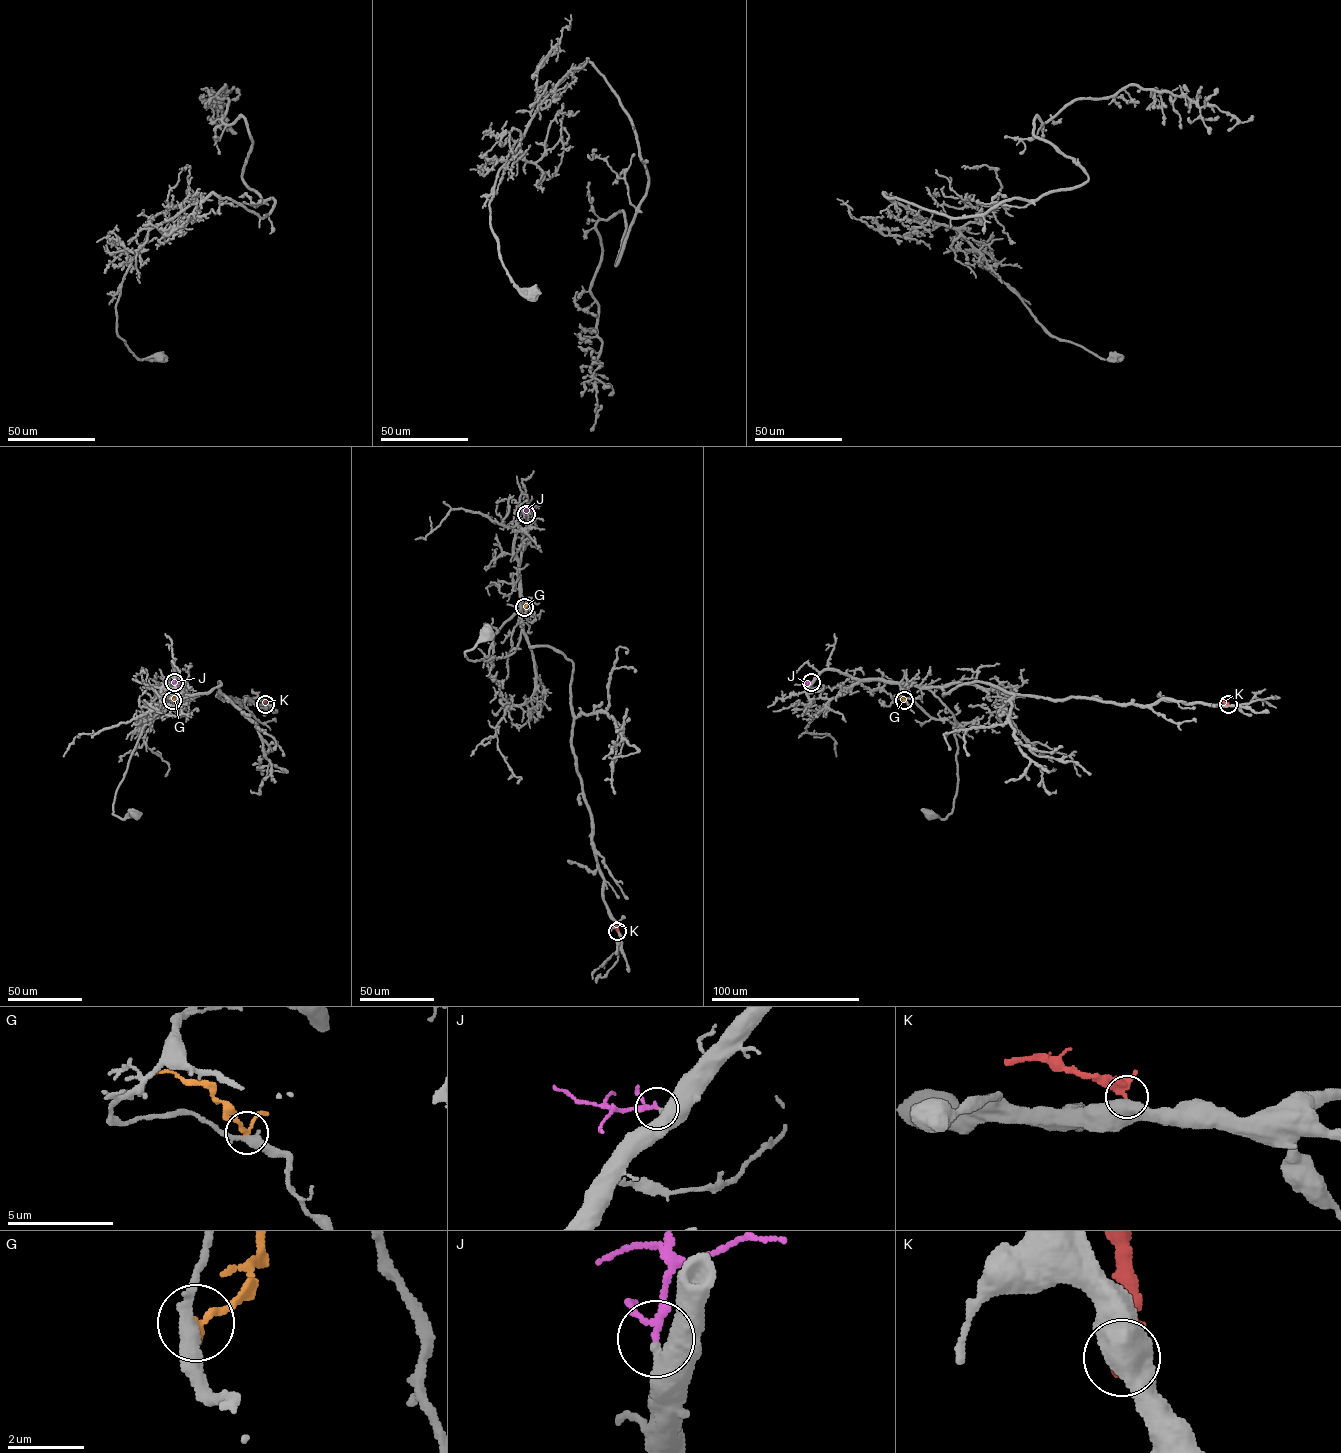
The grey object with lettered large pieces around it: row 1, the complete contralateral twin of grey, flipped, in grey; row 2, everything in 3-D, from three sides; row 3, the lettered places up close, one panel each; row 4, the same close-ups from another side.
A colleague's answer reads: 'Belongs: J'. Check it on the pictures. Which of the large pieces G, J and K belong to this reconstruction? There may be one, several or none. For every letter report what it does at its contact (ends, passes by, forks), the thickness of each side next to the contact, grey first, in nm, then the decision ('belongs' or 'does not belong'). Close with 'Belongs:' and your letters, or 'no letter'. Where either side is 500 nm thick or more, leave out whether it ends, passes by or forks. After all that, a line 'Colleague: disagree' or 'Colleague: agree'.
G: it passes by; calibres 360 and 140 nm; does not belong
J: calibres 550 and 160 nm; belongs
K: calibres 700 and 340 nm; does not belong
Belongs: J
Colleague: agree

